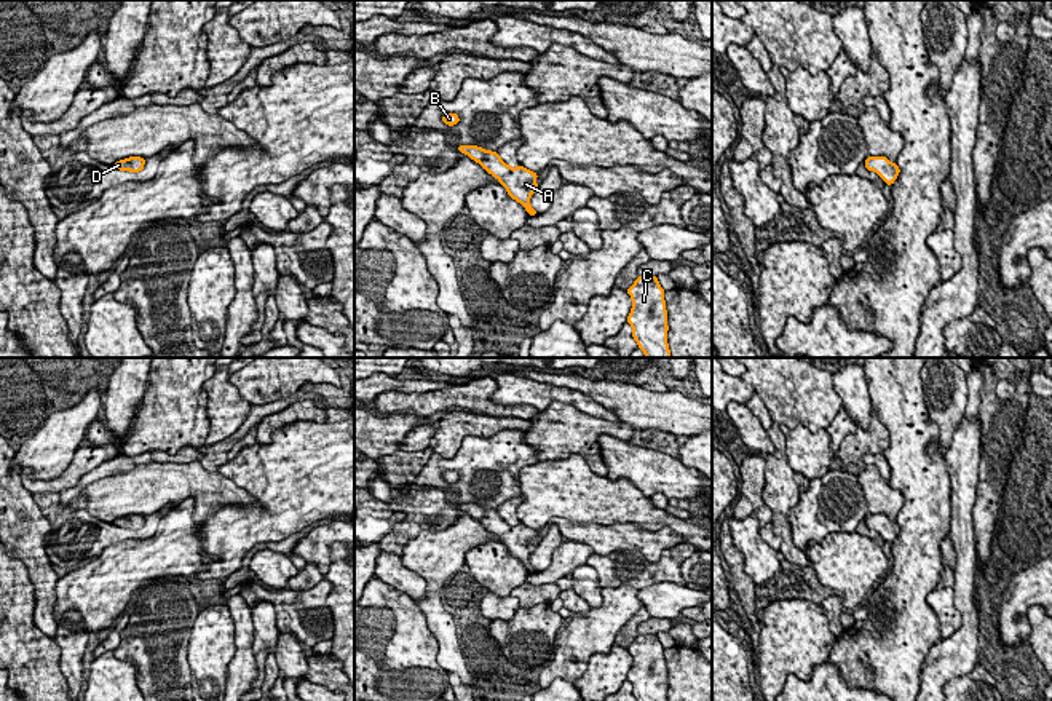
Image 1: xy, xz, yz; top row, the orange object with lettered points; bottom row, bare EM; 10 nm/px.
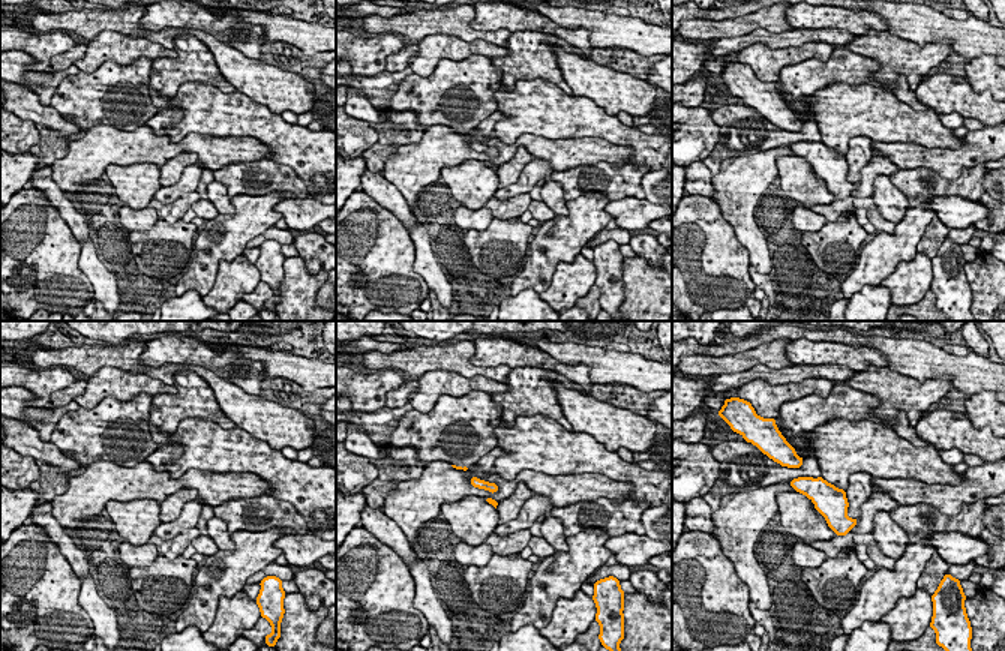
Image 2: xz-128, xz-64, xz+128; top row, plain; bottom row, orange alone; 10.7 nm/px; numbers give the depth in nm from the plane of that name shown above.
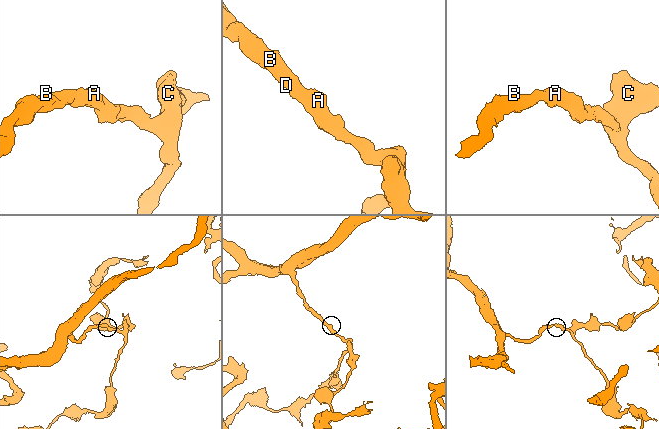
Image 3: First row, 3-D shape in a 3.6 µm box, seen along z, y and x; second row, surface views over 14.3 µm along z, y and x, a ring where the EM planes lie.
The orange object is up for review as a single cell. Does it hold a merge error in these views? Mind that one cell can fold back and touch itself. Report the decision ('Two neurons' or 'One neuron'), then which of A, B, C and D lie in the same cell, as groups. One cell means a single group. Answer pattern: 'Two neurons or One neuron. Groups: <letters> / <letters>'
One neuron. Groups: A B C D

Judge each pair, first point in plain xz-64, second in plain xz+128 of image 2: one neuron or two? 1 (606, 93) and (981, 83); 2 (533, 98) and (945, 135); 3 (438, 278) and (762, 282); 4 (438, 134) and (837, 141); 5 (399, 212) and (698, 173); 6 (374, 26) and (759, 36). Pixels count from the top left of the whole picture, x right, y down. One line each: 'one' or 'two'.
1: two
2: one
3: two
4: two
5: one
6: two

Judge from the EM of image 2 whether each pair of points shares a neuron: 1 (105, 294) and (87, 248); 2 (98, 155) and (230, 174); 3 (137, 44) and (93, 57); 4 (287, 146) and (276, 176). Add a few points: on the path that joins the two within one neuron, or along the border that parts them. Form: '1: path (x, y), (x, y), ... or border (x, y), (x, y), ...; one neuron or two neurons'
1: path (104, 282), (89, 260); one neuron
2: border (248, 162), (230, 162), (213, 171); two neurons
3: path (126, 48), (104, 48); one neuron
4: border (267, 159), (287, 164), (305, 188); two neurons

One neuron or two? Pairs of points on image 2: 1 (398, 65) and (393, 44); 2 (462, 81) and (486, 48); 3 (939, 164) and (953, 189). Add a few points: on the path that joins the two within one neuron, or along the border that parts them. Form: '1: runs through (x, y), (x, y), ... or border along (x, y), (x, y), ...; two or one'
1: border along (405, 45), (386, 59), (384, 69); two
2: border along (491, 57), (471, 54), (461, 60), (446, 59); two
3: border along (980, 164), (954, 179), (914, 170); two

